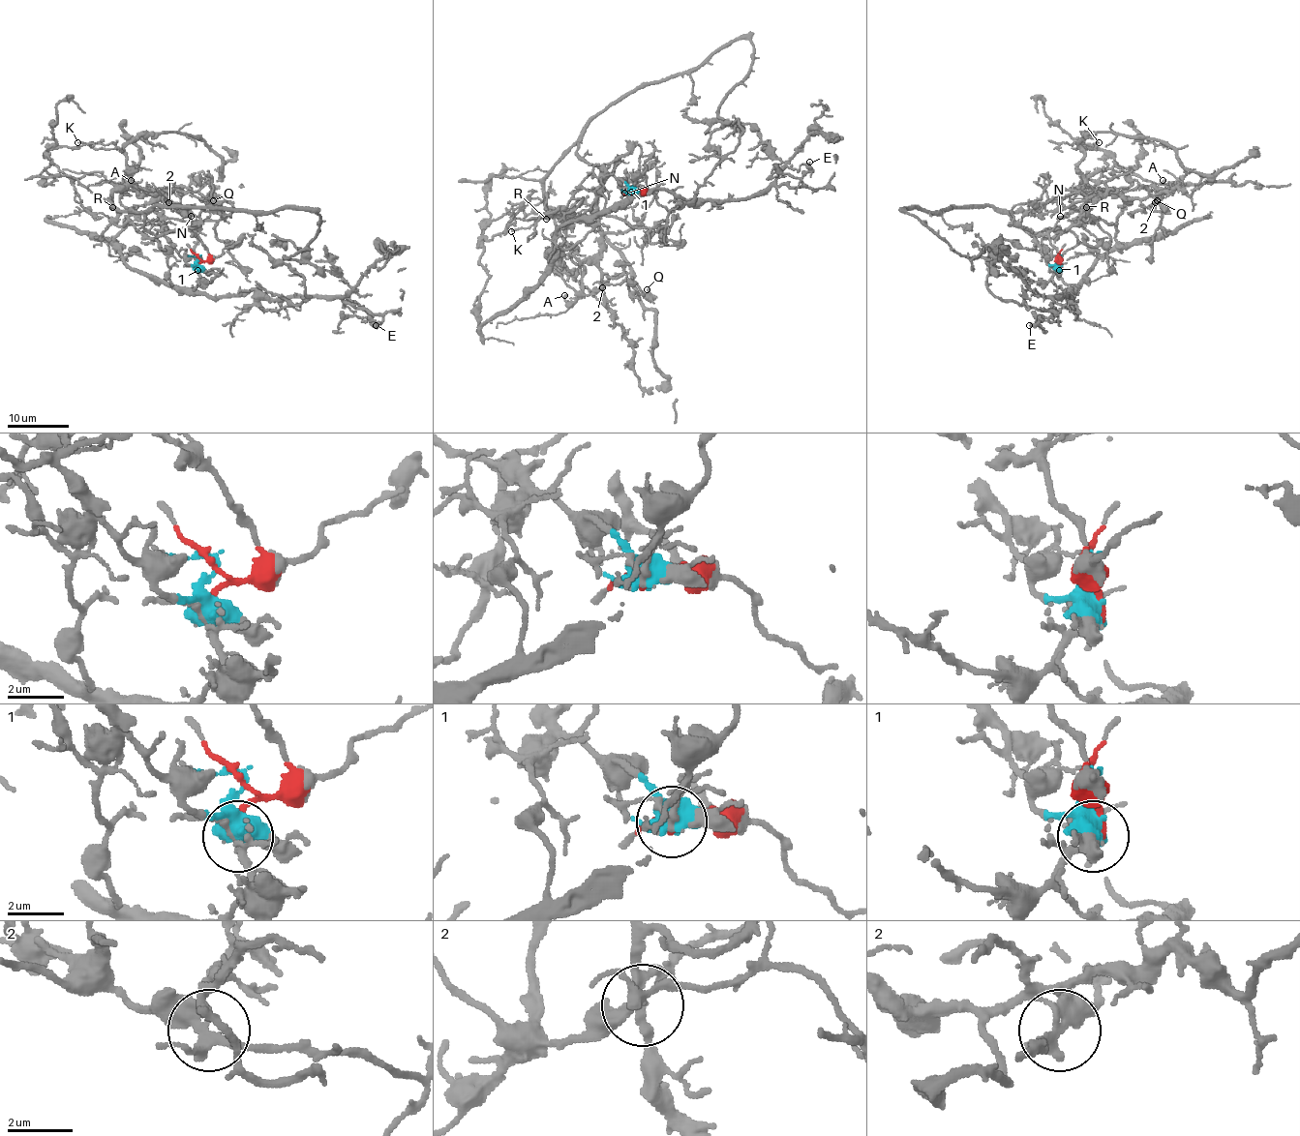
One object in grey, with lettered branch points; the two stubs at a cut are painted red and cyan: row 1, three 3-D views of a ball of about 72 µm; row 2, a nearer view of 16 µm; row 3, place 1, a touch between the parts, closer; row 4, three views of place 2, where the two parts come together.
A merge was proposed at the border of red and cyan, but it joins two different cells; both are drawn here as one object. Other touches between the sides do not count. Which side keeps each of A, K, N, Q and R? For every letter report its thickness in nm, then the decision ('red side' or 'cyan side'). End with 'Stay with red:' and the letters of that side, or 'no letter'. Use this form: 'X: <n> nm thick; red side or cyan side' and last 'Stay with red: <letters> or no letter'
A: 240 nm thick; cyan side
K: 140 nm thick; cyan side
N: 180 nm thick; red side
Q: 300 nm thick; cyan side
R: 130 nm thick; cyan side
Stay with red: N

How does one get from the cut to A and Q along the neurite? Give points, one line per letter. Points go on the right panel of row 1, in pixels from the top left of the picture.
A: (1057, 259), (1049, 265), (1012, 213), (1032, 213), (1086, 188), (1125, 193), (1170, 186), (1163, 180)
Q: (1057, 259), (1049, 265), (1012, 213), (1086, 188), (1155, 186), (1163, 197), (1148, 206), (1161, 211), (1156, 200)

